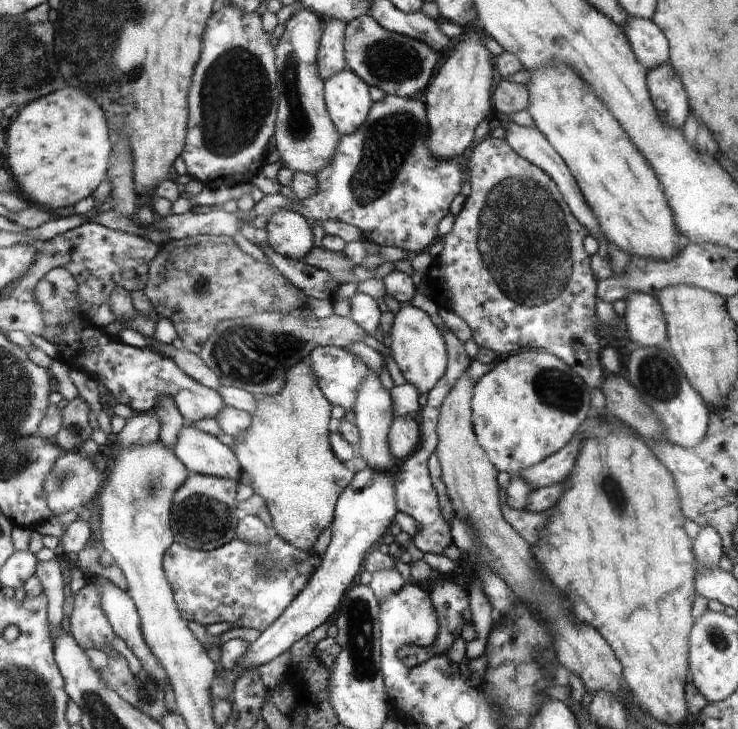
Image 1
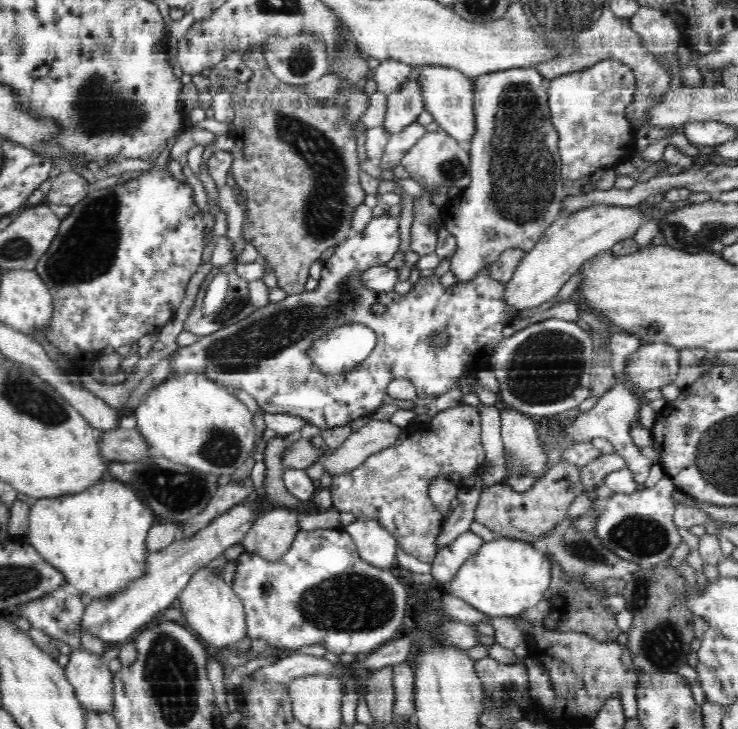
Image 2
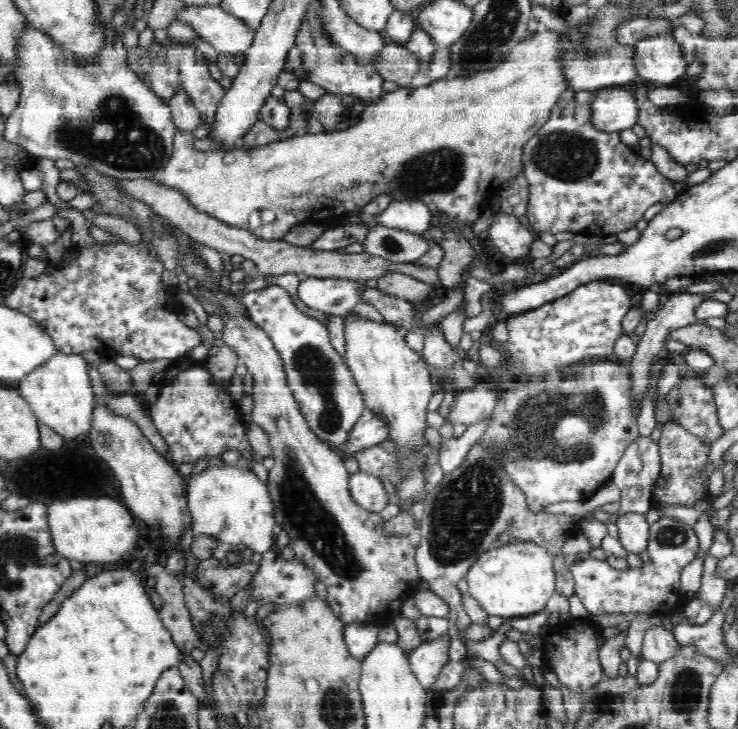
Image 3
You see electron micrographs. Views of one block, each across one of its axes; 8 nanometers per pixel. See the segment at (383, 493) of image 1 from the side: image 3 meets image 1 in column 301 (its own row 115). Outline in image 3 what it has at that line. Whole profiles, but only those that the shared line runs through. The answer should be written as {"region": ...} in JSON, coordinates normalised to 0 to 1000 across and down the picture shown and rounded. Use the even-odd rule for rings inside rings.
{"region":[[[840,119],[813,123],[801,148],[804,173],[818,181],[840,181],[856,176],[866,162],[860,129]]]}

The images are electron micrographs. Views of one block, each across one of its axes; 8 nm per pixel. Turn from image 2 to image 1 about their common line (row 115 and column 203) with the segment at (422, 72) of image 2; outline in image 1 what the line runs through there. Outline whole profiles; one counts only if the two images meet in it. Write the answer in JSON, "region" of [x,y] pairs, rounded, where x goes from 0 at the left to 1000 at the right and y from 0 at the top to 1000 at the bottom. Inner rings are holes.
{"region":[[[249,582],[240,594],[234,620],[255,647],[320,658],[329,643],[317,619],[290,597],[266,584]]]}

